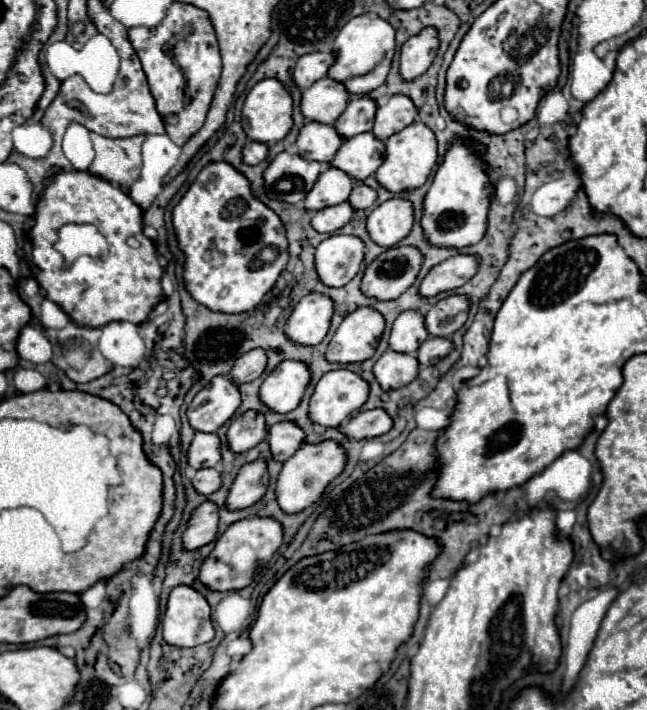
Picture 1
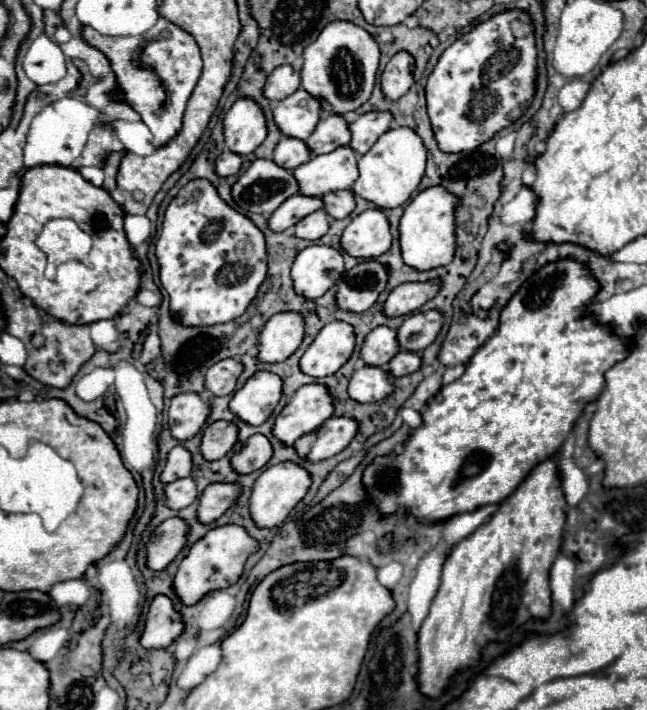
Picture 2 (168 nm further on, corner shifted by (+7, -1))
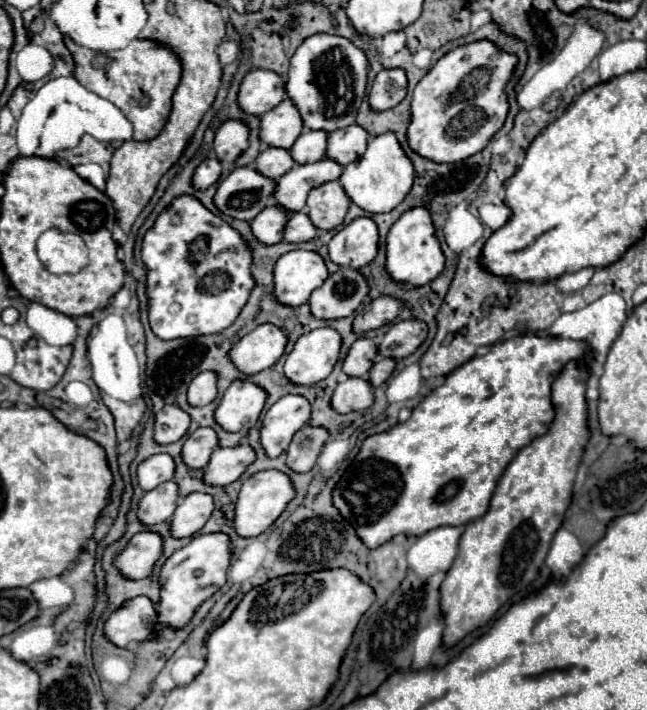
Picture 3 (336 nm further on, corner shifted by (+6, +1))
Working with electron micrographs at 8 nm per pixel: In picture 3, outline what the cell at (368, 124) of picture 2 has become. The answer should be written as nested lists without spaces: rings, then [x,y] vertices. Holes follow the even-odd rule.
[[[353,124],[343,132],[331,132],[331,136],[327,136],[325,158],[337,162],[339,166],[347,166],[359,160],[365,148],[367,148],[367,132],[363,132],[363,128]]]

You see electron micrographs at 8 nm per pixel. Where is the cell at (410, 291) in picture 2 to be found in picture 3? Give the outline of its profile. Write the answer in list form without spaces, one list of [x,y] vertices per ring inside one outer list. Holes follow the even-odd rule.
[[[379,296],[377,300],[371,300],[353,320],[353,332],[355,334],[363,334],[363,332],[369,332],[373,328],[379,328],[379,326],[385,326],[385,324],[391,324],[399,310],[403,308],[403,304],[391,296]]]

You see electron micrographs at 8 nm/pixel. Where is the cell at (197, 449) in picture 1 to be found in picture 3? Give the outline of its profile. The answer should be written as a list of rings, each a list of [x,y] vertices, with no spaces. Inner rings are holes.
[[[155,454],[137,466],[137,484],[143,492],[157,488],[161,482],[173,478],[173,458],[169,454]]]

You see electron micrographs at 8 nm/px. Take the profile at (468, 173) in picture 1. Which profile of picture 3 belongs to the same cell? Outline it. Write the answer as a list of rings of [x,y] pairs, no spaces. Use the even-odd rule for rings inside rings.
[[[413,208],[405,212],[387,234],[387,262],[385,270],[397,284],[411,284],[415,288],[435,280],[445,266],[445,256],[441,252],[439,240],[435,238],[435,228],[431,224],[431,214],[423,208]]]

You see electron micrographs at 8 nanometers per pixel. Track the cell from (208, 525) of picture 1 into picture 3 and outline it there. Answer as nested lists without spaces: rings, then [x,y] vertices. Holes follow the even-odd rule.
[[[155,532],[135,534],[121,554],[115,556],[113,564],[127,580],[147,578],[161,554],[161,536]]]

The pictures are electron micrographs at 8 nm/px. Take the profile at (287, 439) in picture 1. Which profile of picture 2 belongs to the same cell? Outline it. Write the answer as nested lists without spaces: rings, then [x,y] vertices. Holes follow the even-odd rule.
[[[254,434],[252,438],[248,438],[246,446],[234,454],[232,458],[232,468],[238,474],[248,474],[254,470],[264,468],[272,458],[272,444],[264,434]]]

